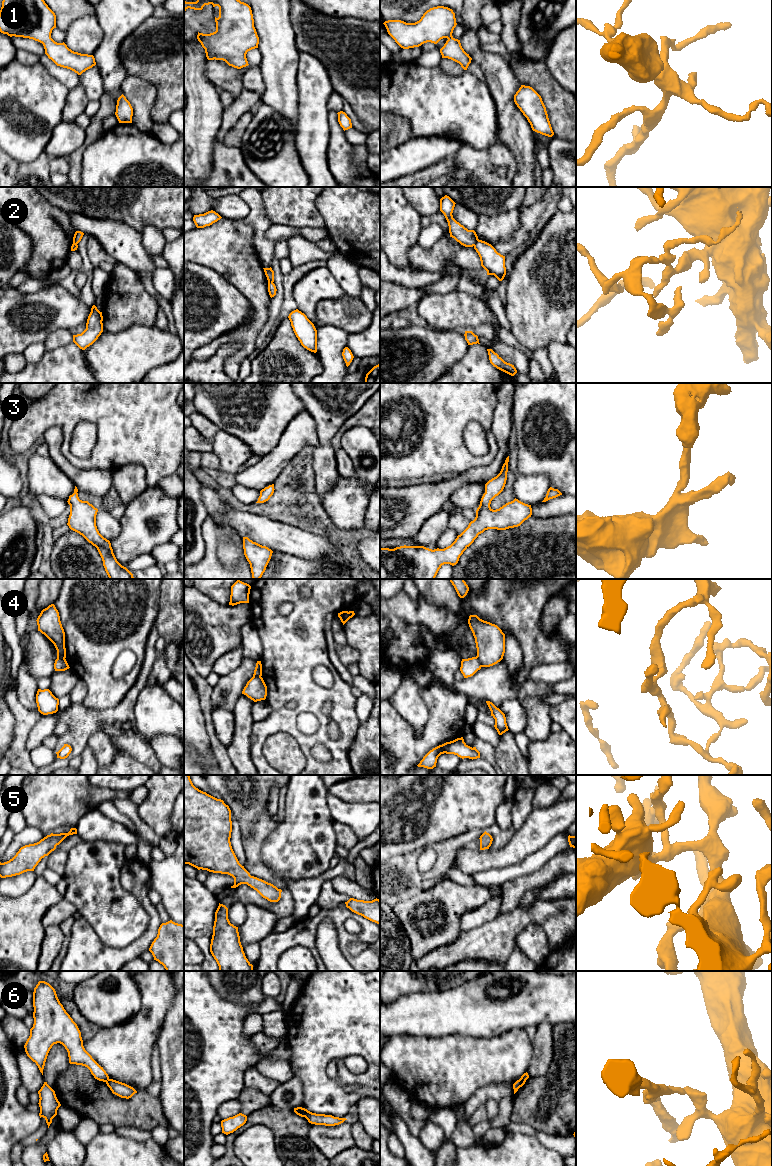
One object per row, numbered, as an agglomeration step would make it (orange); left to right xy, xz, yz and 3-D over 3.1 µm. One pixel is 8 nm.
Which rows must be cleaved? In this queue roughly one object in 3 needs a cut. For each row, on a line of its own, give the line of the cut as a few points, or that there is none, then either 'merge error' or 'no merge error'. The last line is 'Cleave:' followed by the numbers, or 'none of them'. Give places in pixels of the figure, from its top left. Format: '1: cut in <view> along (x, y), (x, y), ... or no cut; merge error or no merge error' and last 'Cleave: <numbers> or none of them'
1: no cut; no merge error
2: cut in yz along (478, 239), (474, 246); merge error
3: no cut; no merge error
4: cut in yz along (476, 656), (482, 666); merge error
5: no cut; no merge error
6: cut in xz along (301, 1108), (305, 1116); merge error
Cleave: 2, 4, 6

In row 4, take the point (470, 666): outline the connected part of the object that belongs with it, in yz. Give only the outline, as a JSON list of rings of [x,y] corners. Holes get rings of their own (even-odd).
[[[472,657],[468,659],[462,659],[460,671],[464,678],[473,676],[478,670],[481,669],[481,663],[477,657]]]

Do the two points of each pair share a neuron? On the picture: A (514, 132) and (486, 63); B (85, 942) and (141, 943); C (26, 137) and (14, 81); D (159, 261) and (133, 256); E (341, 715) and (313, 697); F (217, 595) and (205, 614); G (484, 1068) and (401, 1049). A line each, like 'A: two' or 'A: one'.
A: one
B: one
C: one
D: two
E: one
F: two
G: one

